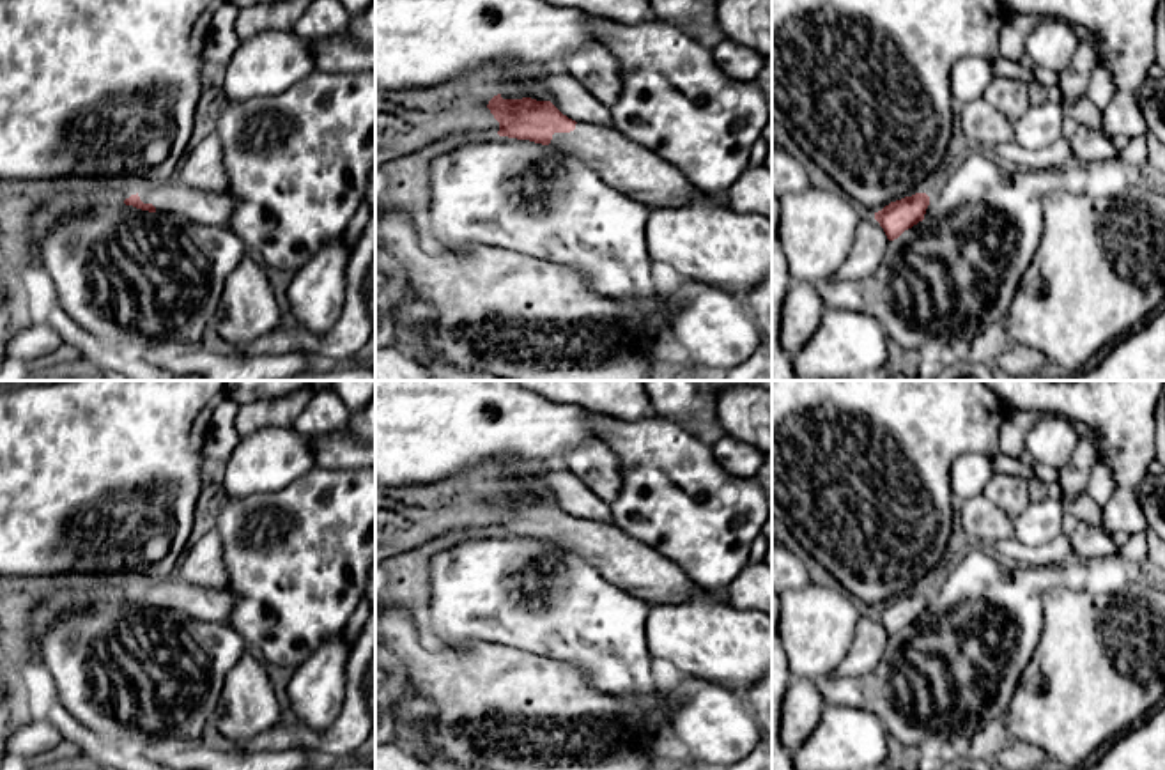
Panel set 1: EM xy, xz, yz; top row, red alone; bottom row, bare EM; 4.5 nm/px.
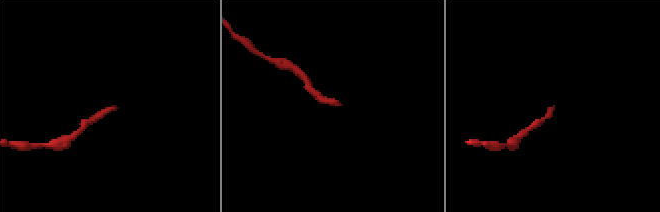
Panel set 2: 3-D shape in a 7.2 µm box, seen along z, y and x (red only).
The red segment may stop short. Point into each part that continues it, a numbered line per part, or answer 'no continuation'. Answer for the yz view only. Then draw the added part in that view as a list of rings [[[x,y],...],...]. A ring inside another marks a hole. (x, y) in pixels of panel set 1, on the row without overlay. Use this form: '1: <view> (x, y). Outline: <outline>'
no continuation

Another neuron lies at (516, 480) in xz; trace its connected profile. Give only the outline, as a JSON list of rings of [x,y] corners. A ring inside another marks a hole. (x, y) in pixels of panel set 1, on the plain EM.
[[[513,462],[505,467],[496,467],[496,469],[501,473],[503,496],[531,494],[536,497],[549,497],[540,480],[531,476],[522,464]]]

